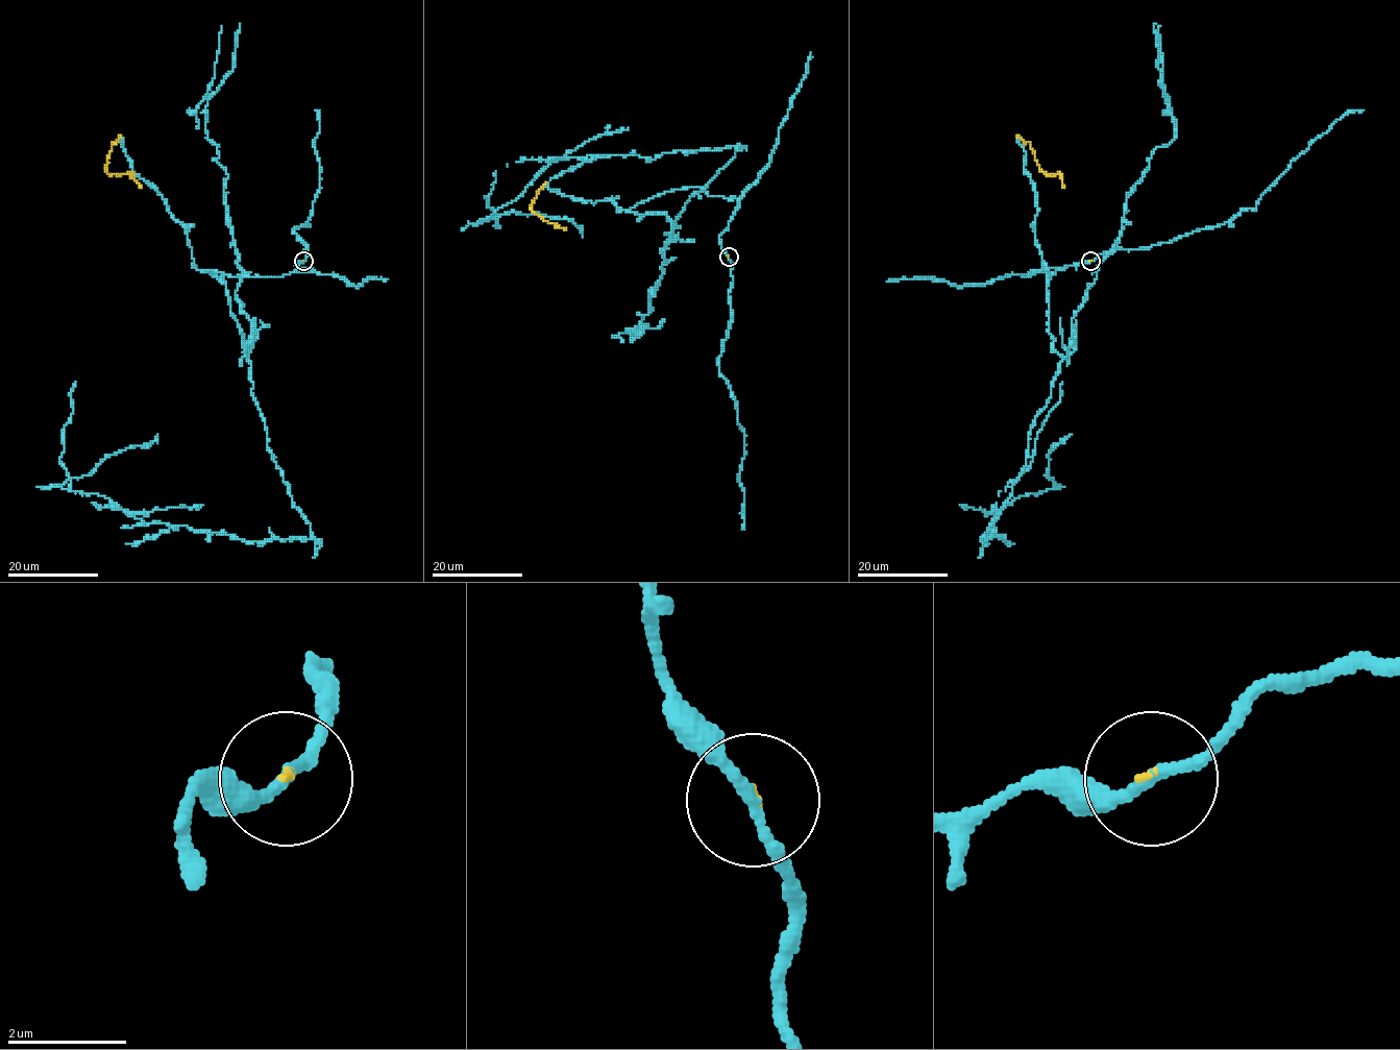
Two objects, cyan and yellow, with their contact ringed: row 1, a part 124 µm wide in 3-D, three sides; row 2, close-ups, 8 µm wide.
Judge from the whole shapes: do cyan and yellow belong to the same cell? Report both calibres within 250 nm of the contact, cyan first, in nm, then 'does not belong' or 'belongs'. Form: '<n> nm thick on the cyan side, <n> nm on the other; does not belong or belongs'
180 nm thick on the cyan side, 50 nm on the other; does not belong

